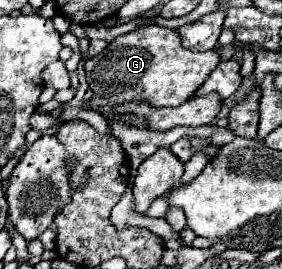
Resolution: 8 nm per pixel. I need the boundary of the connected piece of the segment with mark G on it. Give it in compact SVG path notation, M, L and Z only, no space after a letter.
M149 25L113 39L101 55L89 59L85 65L85 79L95 95L115 105L139 101L151 103L153 107L173 107L185 103L193 93L207 95L211 91L217 91L221 99L231 97L241 85L241 65L235 59L221 61L219 65L217 63L217 51L189 51L181 45L177 31Z

